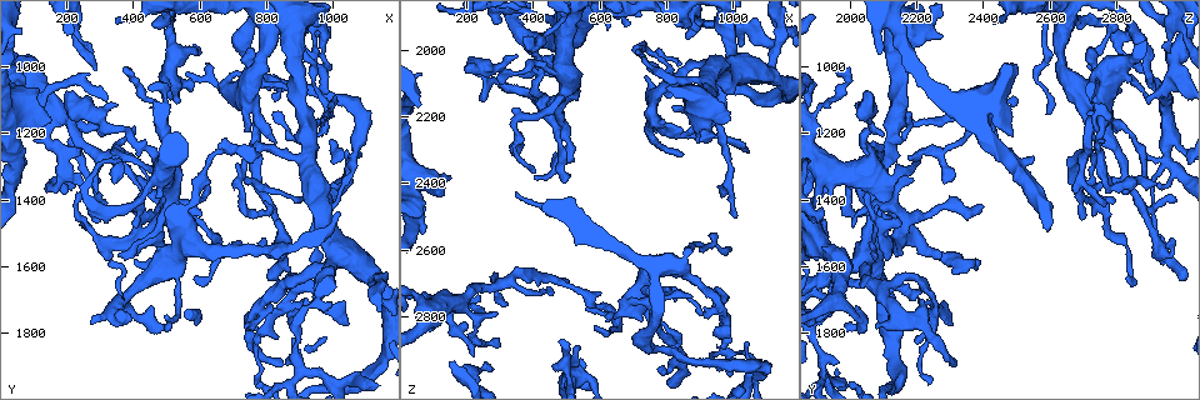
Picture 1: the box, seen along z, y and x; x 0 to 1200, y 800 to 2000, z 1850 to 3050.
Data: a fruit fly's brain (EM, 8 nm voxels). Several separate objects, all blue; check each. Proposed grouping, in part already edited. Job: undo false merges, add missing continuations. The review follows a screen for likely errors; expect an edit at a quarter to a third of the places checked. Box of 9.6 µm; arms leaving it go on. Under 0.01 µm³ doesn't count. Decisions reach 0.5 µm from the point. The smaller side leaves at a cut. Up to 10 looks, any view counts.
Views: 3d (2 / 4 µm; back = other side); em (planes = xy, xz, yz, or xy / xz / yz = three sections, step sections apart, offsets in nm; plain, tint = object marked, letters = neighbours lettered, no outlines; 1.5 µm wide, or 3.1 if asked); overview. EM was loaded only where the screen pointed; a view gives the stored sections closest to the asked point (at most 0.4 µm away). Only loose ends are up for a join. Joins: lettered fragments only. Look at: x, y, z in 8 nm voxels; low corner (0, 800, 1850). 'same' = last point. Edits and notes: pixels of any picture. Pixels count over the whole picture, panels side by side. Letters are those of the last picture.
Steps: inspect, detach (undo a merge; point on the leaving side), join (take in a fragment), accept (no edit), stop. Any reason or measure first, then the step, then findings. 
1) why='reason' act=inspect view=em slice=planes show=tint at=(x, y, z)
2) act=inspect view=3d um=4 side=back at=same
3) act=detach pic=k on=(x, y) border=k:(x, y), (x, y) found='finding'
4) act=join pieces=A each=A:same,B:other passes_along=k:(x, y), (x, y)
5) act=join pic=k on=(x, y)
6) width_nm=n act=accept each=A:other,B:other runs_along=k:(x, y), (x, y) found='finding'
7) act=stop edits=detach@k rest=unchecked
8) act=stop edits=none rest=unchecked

why='long arm stops here' act=inspect view=3d um=2 at=(1000, 1150, 2590)

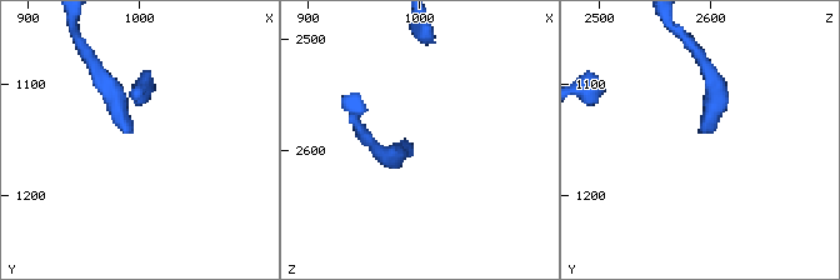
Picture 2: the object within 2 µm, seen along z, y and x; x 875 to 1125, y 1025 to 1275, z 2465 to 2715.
act=inspect view=em slice=planes show=letters at=(990, 1146, 2598)

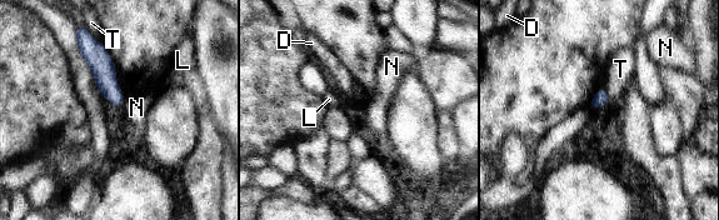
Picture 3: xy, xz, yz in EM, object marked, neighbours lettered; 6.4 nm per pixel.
width_nm=90 act=accept each=D:other,L:other,N:other,T:other runs_along=3:(90, 41), (118, 103) found='no lettered fragment goes on from it'

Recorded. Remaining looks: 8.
why='tapers out' act=inspect view=em slice=xz step=8 show=letters at=(510, 1770, 1980)

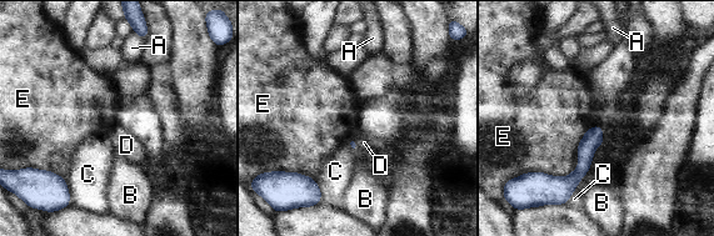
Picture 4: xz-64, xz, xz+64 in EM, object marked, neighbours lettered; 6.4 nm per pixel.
why='cut it another way' act=inspect view=em slice=planes show=letters at=same

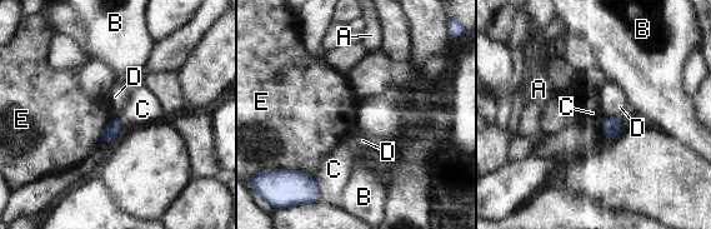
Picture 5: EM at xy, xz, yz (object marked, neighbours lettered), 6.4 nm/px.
act=accept each=A:other,B:other,C:other,D:other,E:other border=5:(288, 169), (295, 169), (309, 175) found='none of them fits'

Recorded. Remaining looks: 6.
why='an open end' act=inspect view=em slice=xz step=4 show=tint at=(490, 1430, 2390)

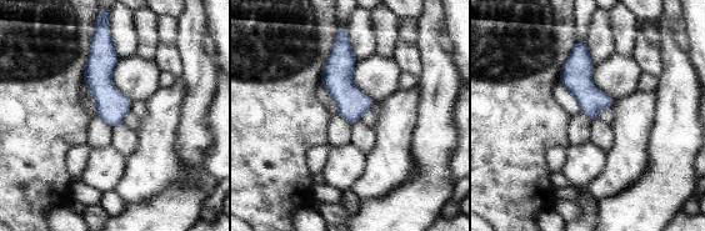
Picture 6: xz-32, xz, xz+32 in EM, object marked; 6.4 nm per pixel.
why='see the neighbours' act=inspect view=em slice=xz step=4 show=letters at=same

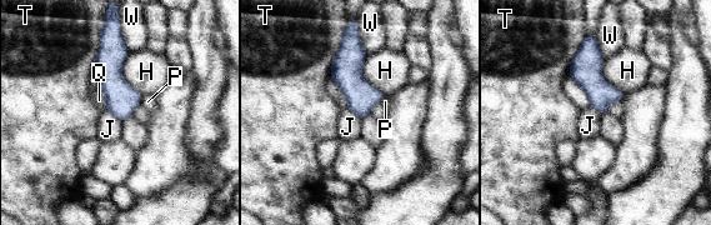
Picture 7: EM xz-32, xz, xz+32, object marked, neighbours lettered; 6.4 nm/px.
width_nm=170 act=accept each=H:other,J:other,P:other,Q:other,T:other,W:other border=7:(105, 109), (120, 121) found='none of them fits'

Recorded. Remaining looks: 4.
act=inspect view=3d um=2 at=(310, 1270, 2710)

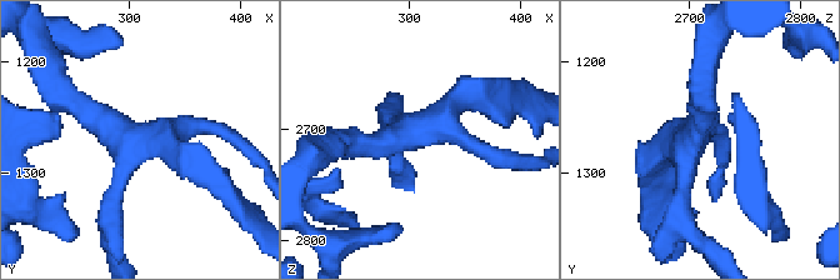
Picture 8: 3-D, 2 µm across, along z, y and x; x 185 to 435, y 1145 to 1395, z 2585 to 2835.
act=inspect view=em um=3.1 slice=planes show=plain at=(308, 1272, 2700)

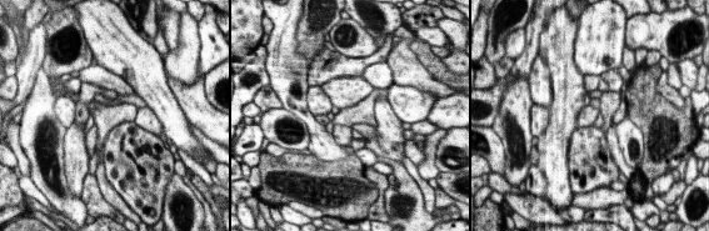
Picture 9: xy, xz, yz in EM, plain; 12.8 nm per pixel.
act=inspect view=em um=3.1 slice=planes show=letters at=same

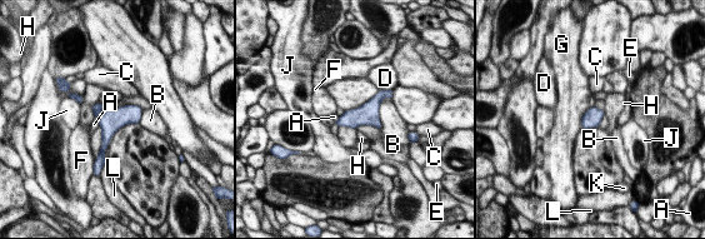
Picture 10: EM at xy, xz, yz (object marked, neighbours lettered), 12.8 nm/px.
act=accept each=A:other,B:other,C:other,D:other,E:other,F:other,G:other,H:other,J:other,K:other,L:other found='all the same neuron'

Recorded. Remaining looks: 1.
act=stop edits=none rest=unchecked

